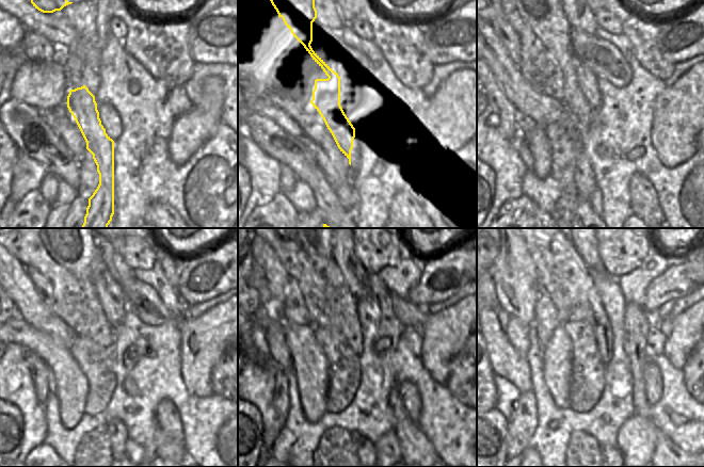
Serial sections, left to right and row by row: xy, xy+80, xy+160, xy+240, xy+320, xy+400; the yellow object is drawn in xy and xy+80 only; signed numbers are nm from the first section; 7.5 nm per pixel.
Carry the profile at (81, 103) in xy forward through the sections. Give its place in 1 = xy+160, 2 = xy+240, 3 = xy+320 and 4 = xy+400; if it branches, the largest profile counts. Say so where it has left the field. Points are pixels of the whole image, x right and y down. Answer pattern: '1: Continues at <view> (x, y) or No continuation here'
1: Continues at xy+160 (543, 11)
2: Continues at xy+240 (75, 250)
3: Continues at xy+320 (323, 250)
4: Continues at xy+400 (554, 250).

